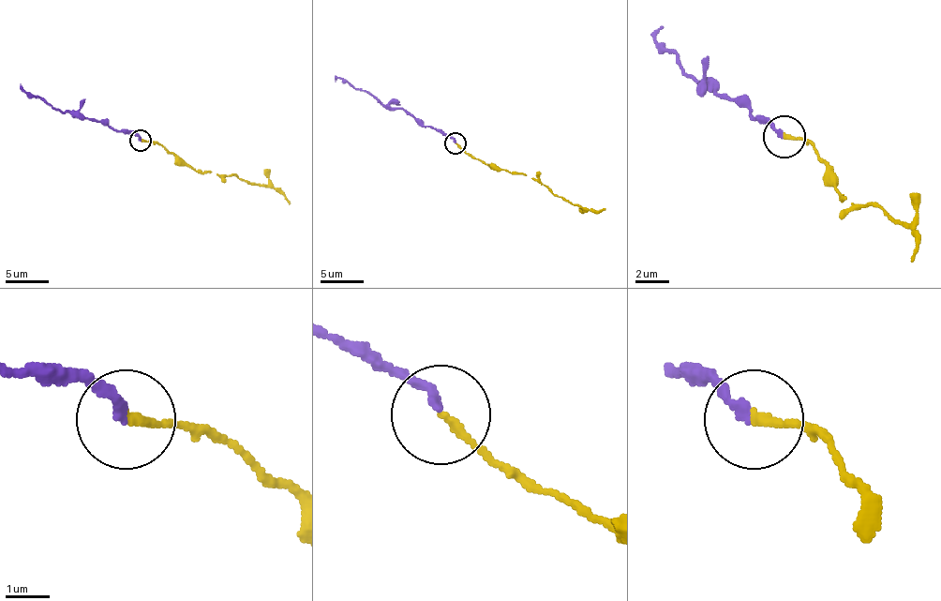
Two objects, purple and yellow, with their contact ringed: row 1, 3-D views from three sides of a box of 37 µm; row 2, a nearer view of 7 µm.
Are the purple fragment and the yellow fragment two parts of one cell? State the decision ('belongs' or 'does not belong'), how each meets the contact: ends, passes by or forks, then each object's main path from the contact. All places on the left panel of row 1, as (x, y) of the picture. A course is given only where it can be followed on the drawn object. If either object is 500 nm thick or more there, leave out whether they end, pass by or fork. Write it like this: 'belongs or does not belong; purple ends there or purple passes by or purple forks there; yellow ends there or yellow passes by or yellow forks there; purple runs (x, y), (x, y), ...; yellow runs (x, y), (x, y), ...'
belongs; purple ends there; yellow ends there; purple runs (141, 140), (135, 133), (59, 112), (26, 92), (20, 83); yellow runs (141, 140), (156, 142), (198, 170), (236, 174), (249, 183), (274, 187), (284, 196), (289, 204)

